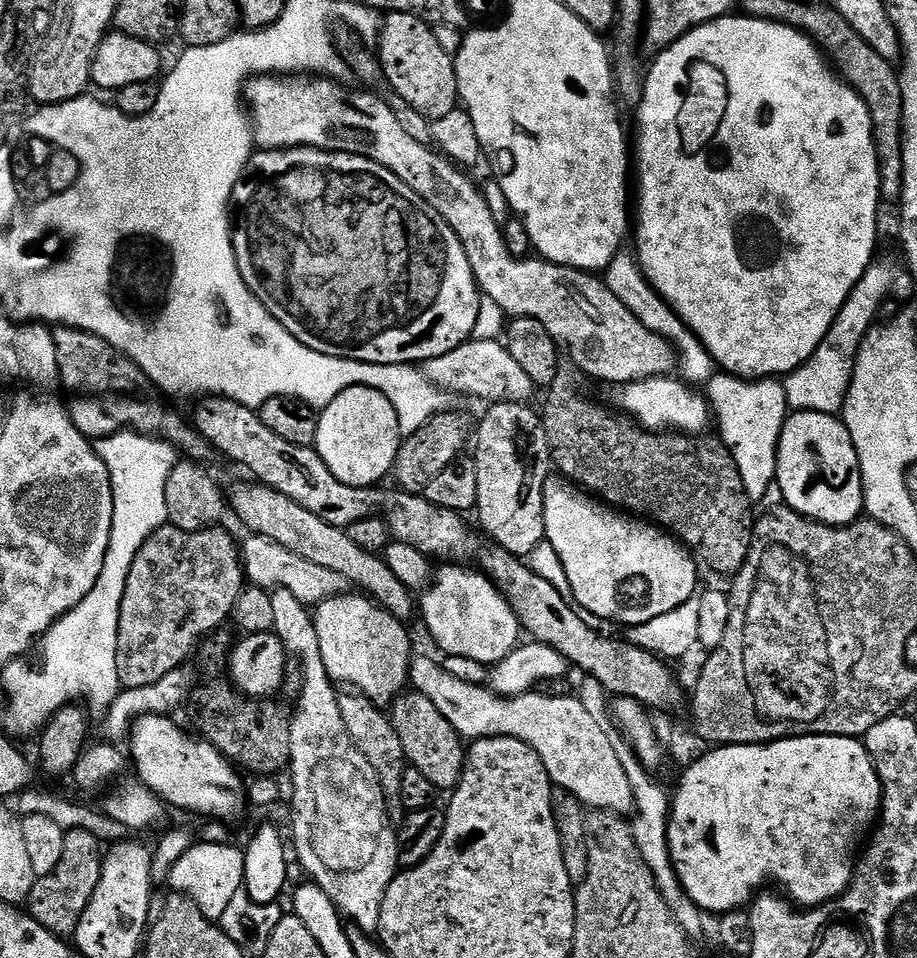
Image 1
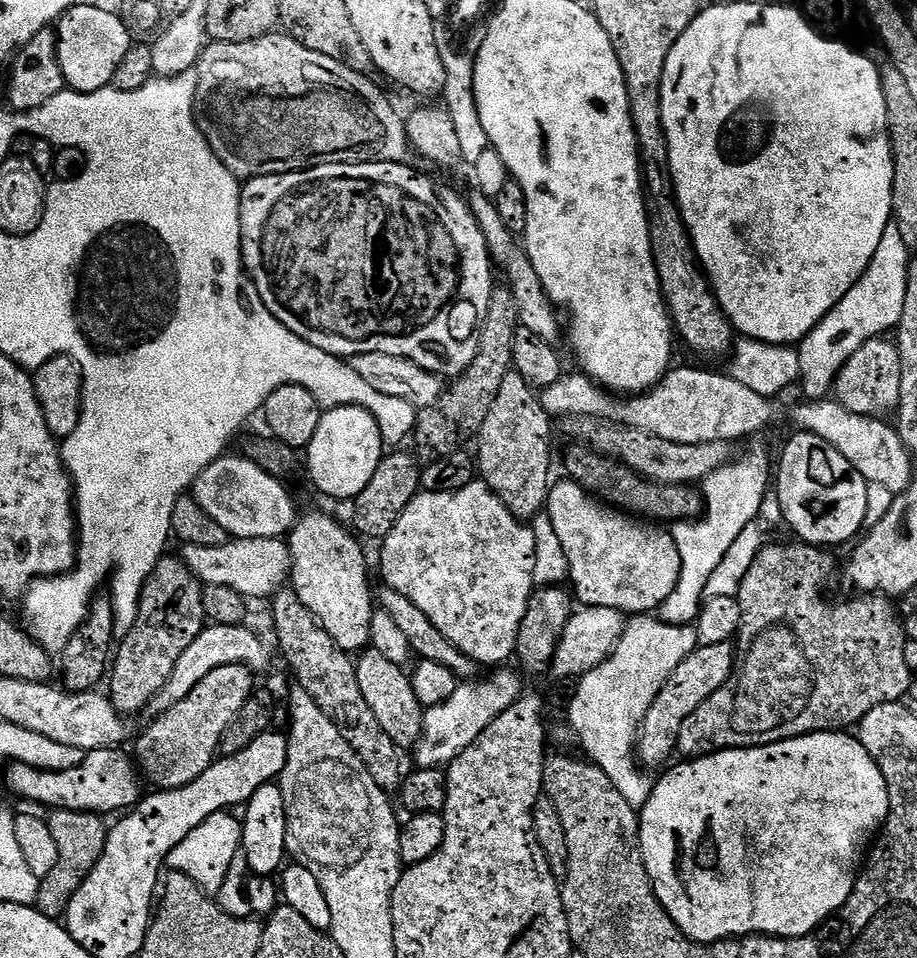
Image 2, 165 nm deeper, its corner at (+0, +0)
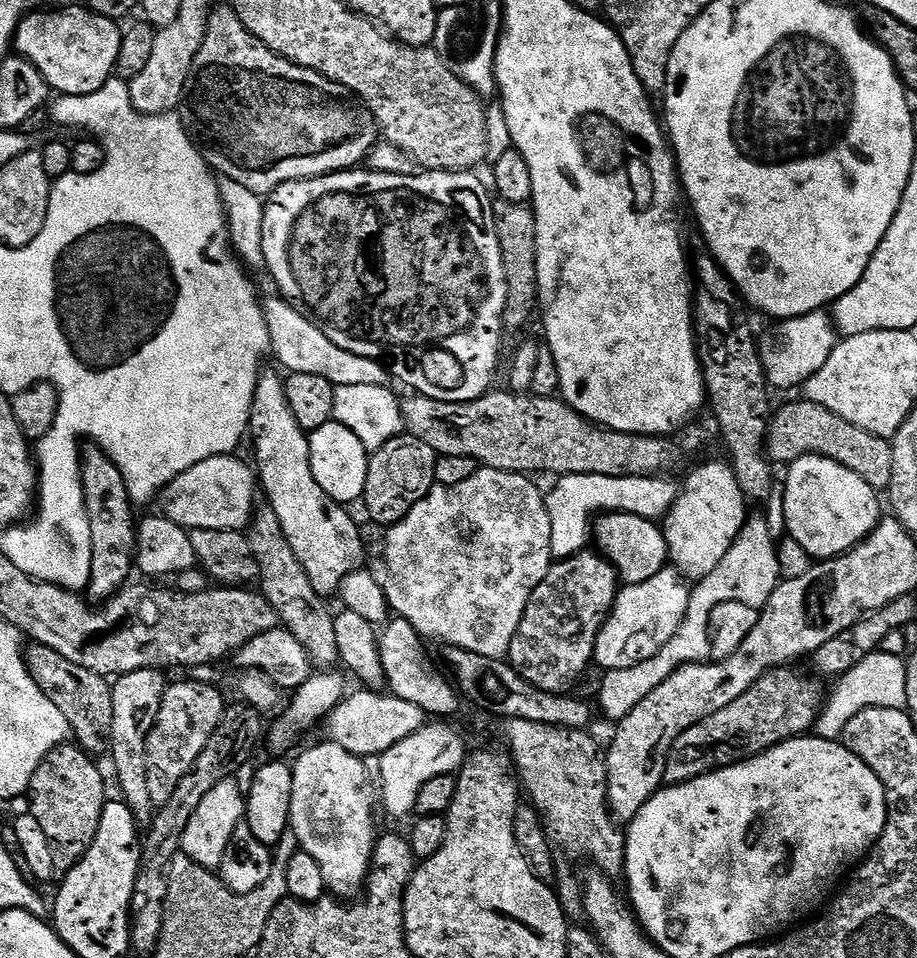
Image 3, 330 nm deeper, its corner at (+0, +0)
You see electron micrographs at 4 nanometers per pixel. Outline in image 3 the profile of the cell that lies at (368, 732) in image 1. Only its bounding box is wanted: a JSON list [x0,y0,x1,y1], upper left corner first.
[246,506,340,670]

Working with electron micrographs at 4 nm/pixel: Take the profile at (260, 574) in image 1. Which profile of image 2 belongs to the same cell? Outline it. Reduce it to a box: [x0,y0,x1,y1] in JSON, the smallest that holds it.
[182,538,292,597]

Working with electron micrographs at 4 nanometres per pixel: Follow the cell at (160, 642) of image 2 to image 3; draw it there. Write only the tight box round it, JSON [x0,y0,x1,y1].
[110,668,166,826]

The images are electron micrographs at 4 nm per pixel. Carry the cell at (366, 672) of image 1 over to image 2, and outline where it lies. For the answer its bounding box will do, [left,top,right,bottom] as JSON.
[286,512,374,654]

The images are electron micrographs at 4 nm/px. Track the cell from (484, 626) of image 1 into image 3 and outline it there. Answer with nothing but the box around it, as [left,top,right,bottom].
[382,467,554,660]

